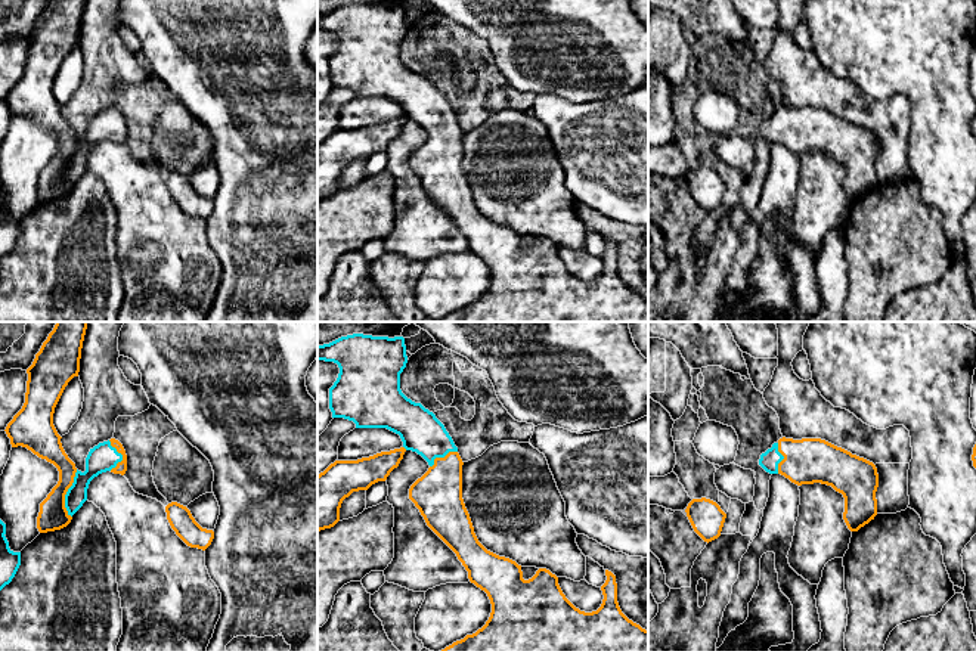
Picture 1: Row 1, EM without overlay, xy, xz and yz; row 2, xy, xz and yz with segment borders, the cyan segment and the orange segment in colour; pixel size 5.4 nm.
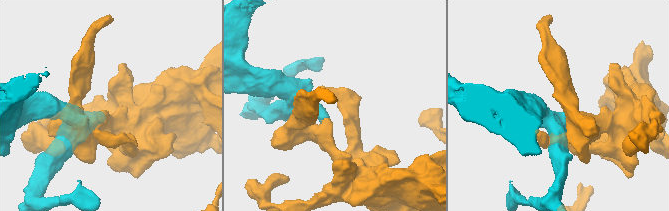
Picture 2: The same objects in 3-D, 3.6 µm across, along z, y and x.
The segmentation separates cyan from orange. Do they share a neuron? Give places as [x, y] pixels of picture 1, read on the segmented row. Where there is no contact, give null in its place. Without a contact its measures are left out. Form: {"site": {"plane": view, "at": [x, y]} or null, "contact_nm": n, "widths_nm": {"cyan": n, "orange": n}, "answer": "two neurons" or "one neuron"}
{"site": {"plane": "xy", "at": [67, 493]}, "contact_nm": 260, "widths_nm": {"cyan": 140, "orange": 160}, "answer": "one neuron"}

